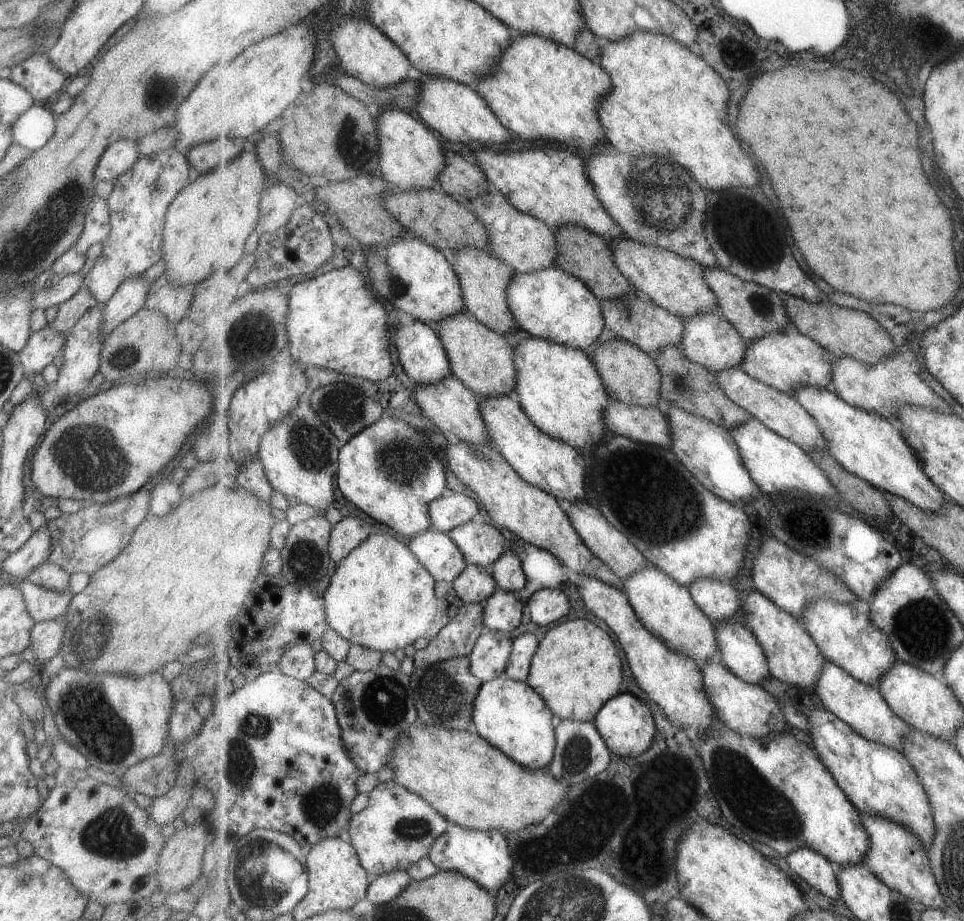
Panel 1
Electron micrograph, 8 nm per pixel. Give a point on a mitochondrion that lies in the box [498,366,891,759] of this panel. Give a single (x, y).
(686, 521)

